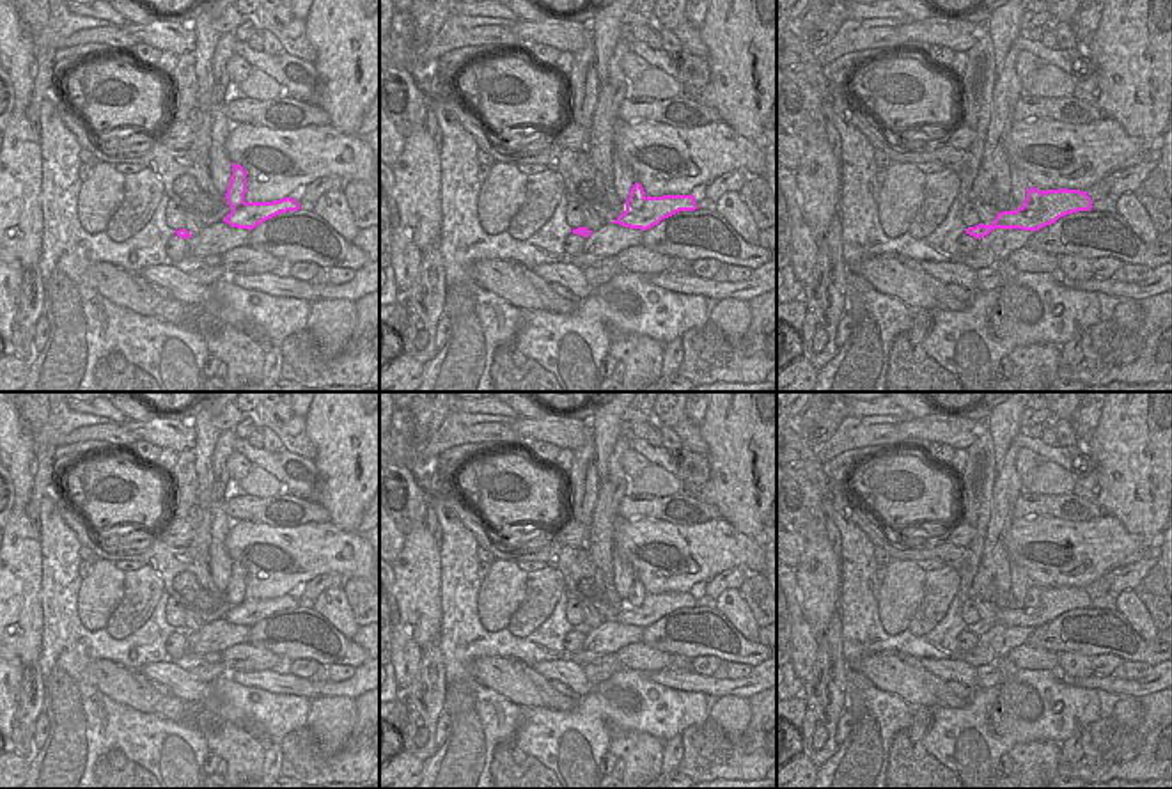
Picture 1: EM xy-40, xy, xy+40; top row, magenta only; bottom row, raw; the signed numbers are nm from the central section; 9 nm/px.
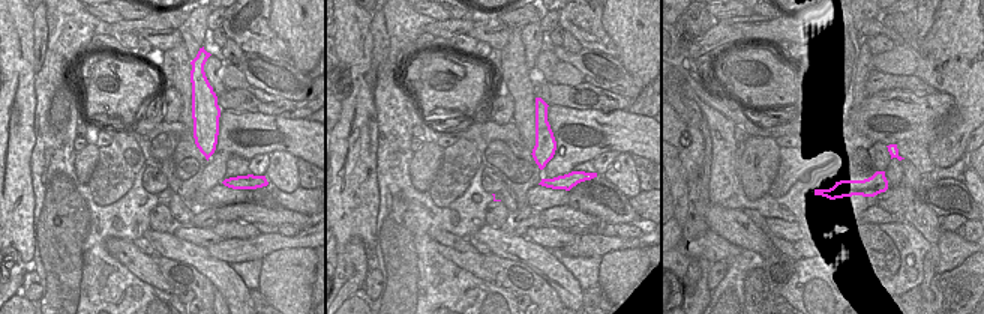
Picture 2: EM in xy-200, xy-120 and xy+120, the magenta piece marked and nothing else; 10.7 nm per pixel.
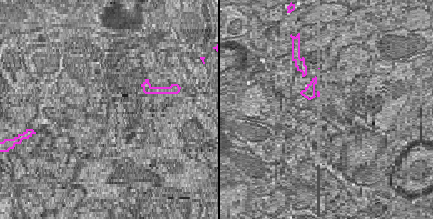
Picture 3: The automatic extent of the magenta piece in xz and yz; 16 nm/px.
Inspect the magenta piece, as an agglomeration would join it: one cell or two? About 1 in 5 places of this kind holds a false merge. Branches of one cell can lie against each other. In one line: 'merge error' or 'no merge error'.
merge error

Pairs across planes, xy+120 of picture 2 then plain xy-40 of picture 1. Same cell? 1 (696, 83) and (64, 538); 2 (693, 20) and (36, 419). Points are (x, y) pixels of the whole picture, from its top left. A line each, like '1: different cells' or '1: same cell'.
1: different cells
2: same cell

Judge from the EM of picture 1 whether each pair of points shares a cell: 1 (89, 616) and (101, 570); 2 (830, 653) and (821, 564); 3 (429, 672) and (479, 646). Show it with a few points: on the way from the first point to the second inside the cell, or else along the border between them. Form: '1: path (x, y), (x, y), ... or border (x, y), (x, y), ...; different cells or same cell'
1: path (94, 605), (101, 591), (101, 580); same cell
2: border (837, 610), (827, 630), (818, 637); different cells
3: border (438, 639), (445, 681), (444, 706); different cells

